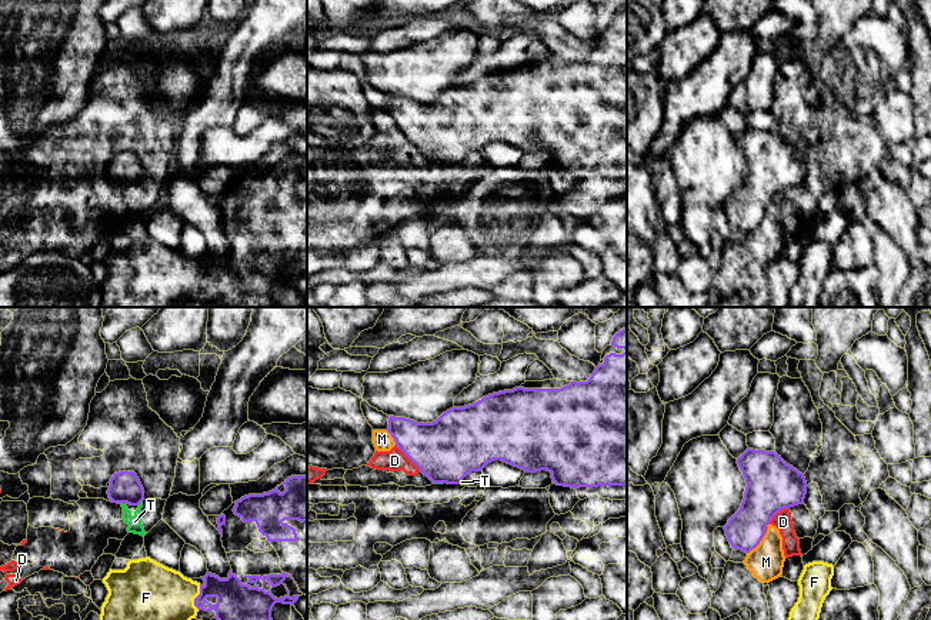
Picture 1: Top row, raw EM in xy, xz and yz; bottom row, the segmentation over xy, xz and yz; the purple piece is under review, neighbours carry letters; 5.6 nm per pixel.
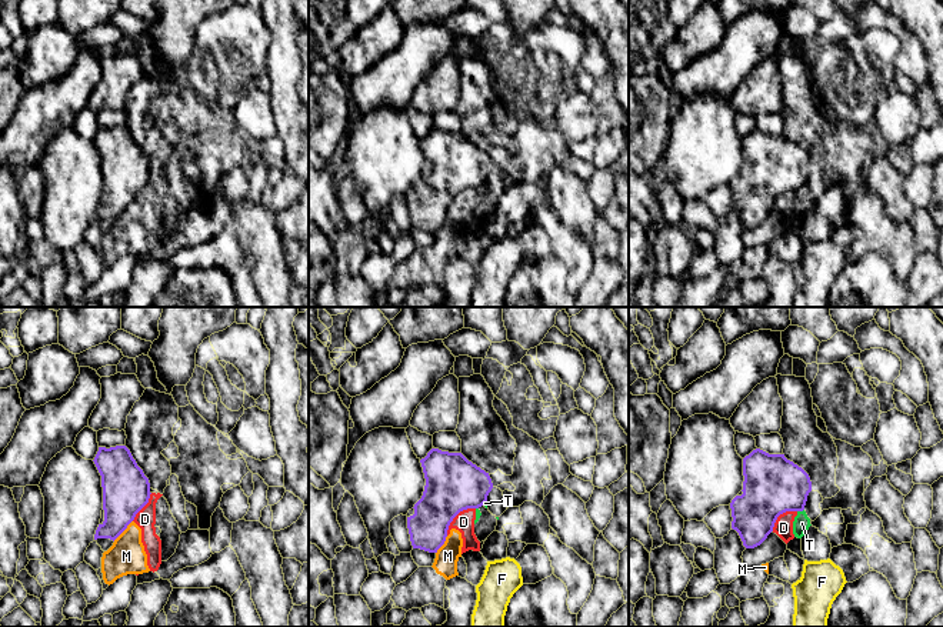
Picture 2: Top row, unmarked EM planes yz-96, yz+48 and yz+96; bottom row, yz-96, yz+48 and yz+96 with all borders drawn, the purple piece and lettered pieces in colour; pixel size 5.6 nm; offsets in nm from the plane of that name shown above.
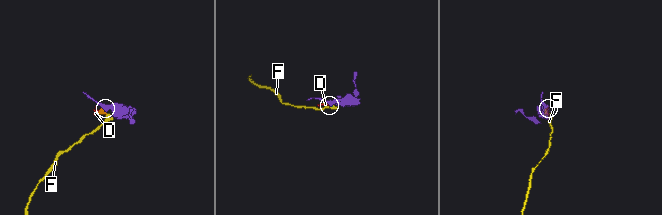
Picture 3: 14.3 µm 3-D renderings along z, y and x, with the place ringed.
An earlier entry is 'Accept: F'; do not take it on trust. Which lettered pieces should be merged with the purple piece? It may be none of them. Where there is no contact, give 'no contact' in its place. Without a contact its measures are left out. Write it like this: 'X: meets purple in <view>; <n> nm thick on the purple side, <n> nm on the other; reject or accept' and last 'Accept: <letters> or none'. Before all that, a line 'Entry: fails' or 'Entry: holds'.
Entry: holds
D: meets purple in xz; 360 nm thick on the purple side, 130 nm on the other; reject
F: meets purple in xy; 240 nm thick on the purple side, 420 nm on the other; accept
M: meets purple in yz; 220 nm thick on the purple side, 200 nm on the other; reject
T: meets purple in xy; 180 nm thick on the purple side, 80 nm on the other; reject
Accept: F

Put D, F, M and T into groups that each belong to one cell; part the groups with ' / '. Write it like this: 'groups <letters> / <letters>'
groups D M T / F

